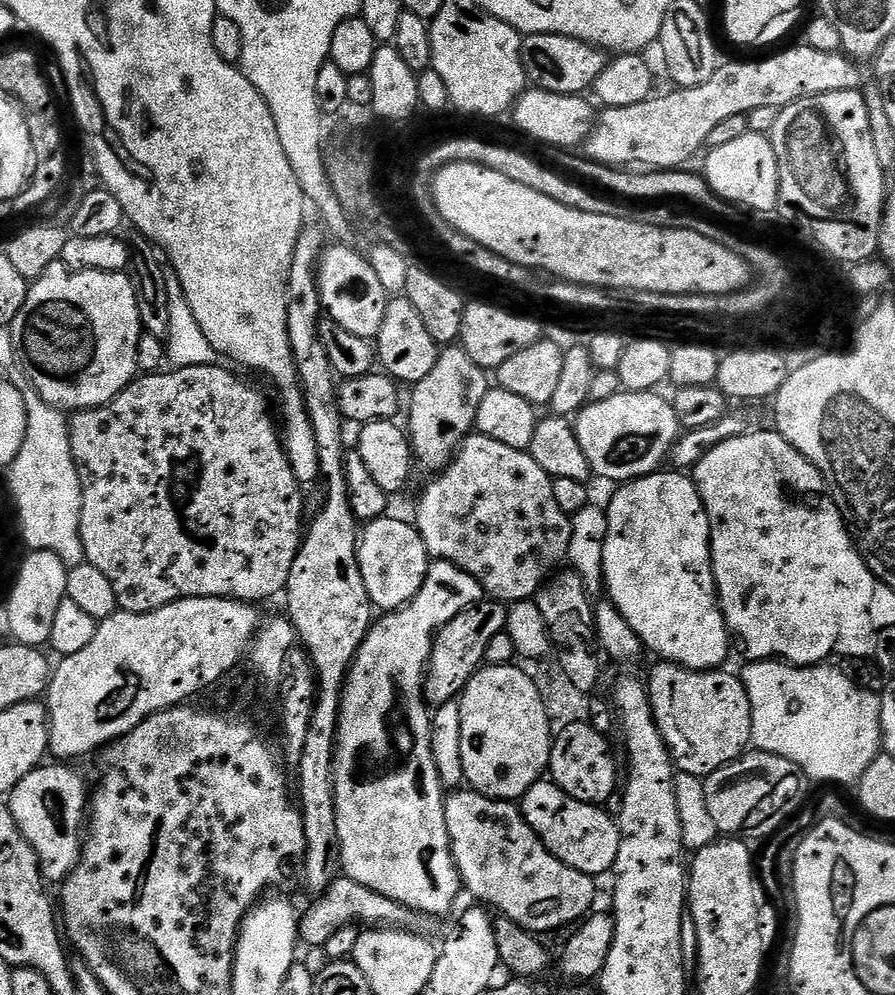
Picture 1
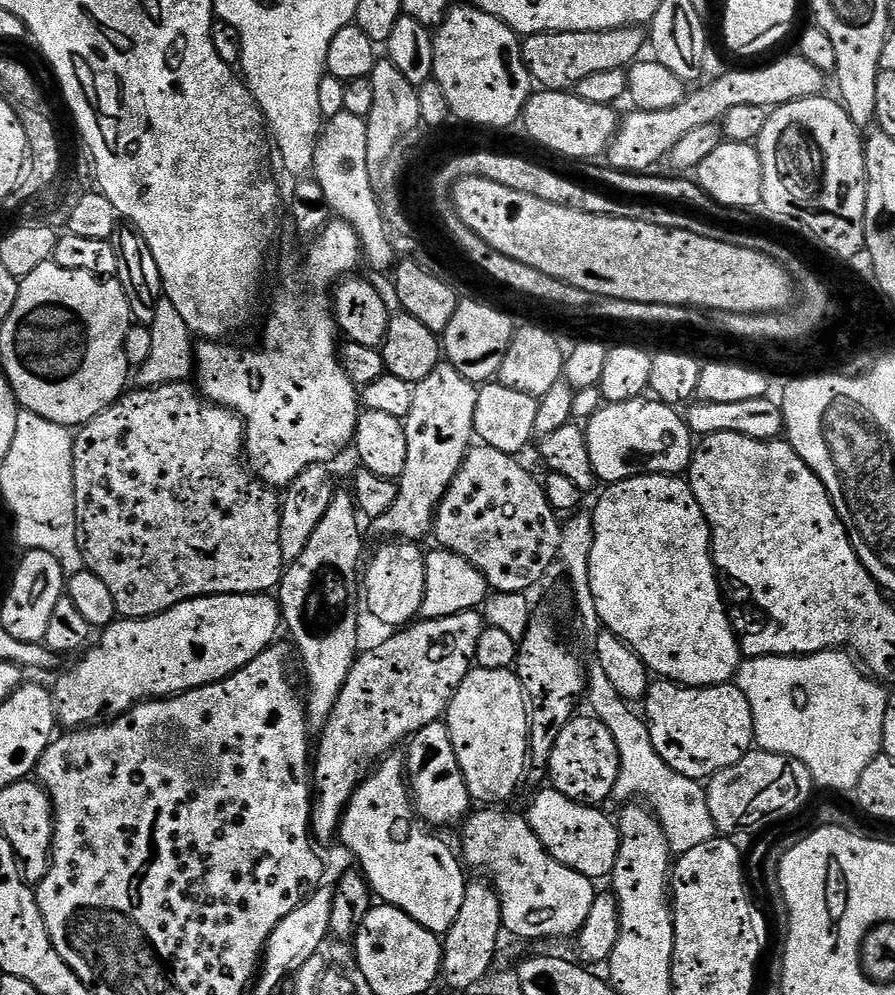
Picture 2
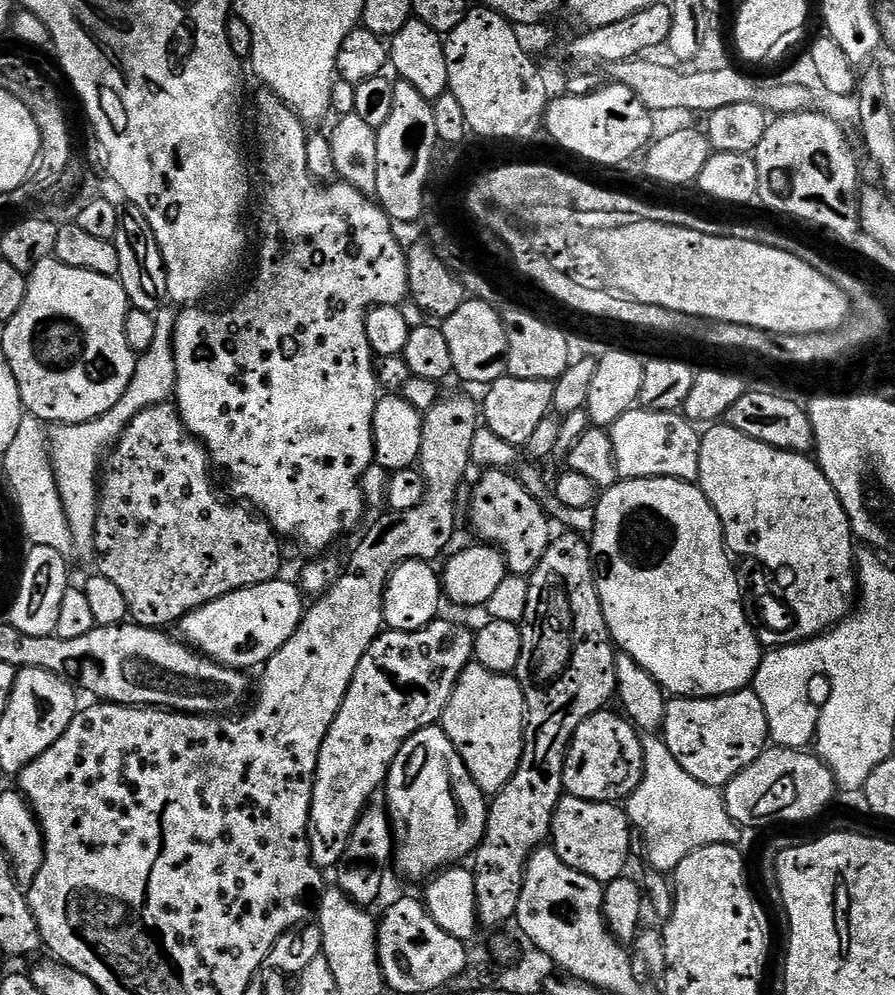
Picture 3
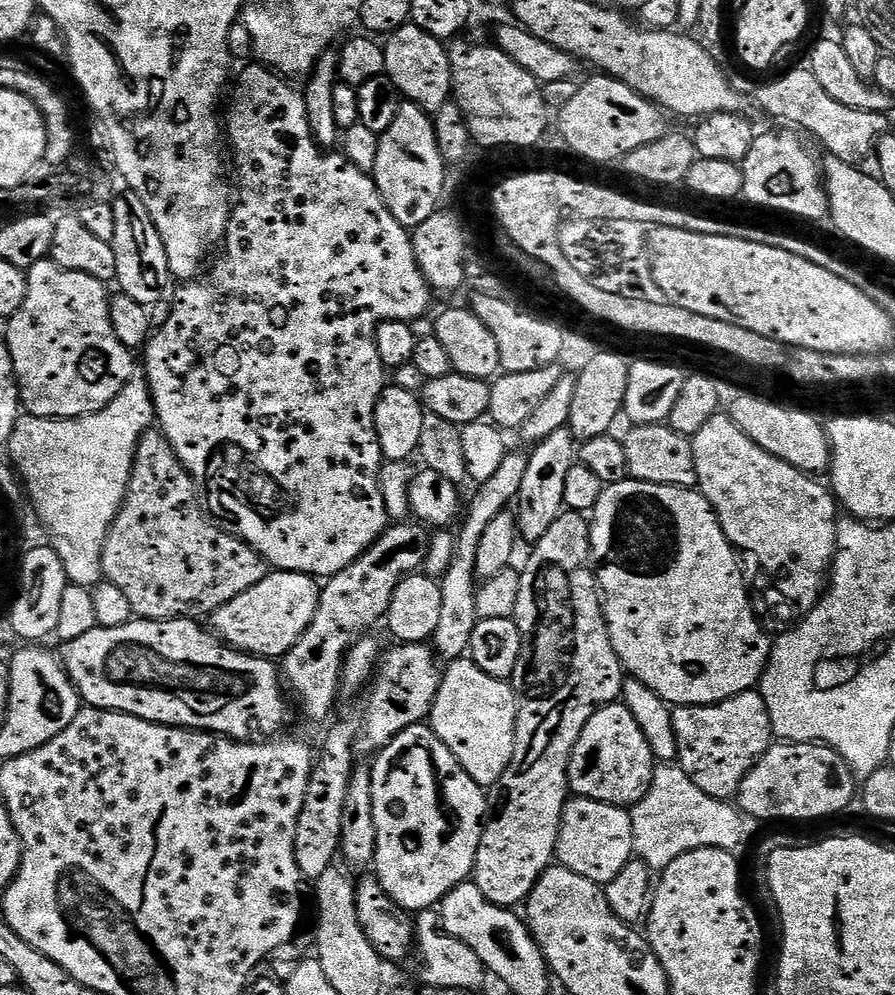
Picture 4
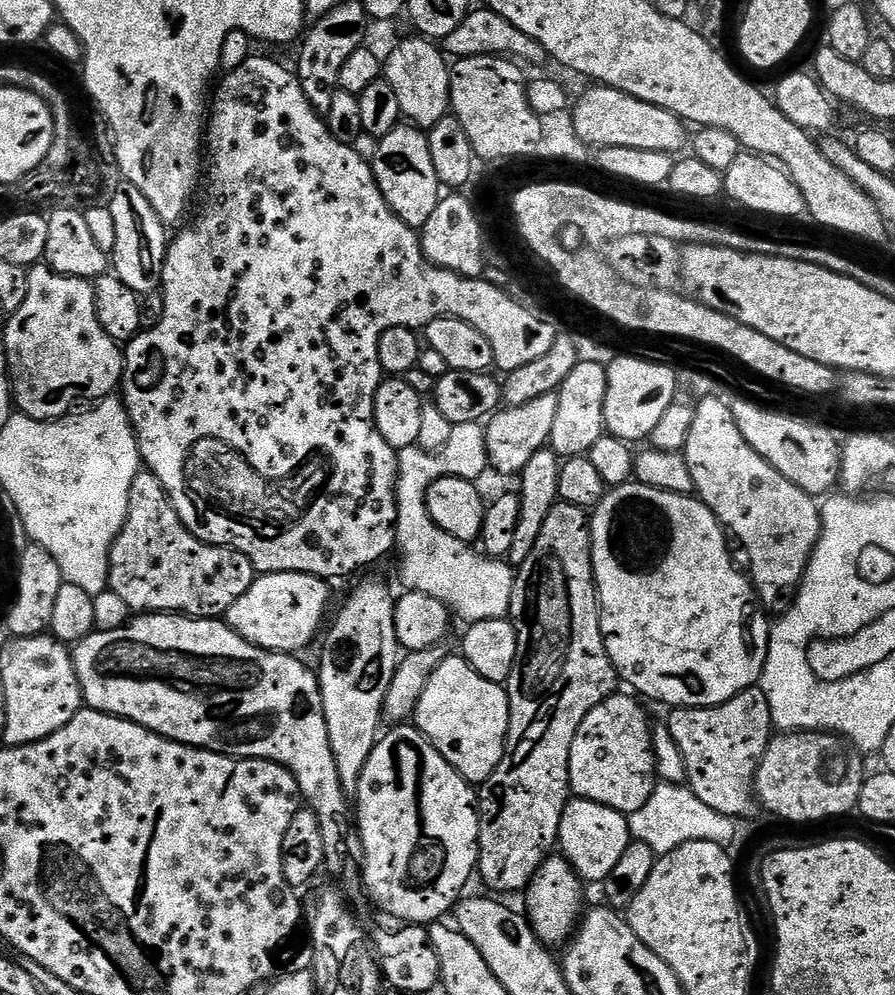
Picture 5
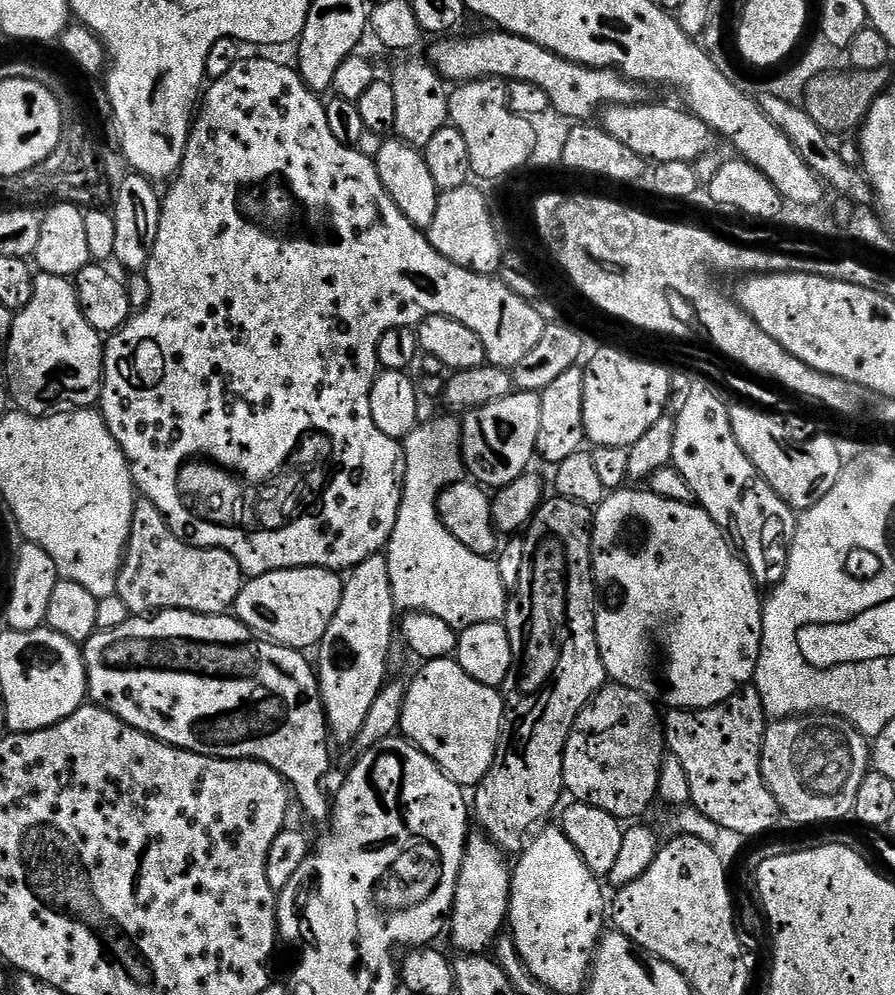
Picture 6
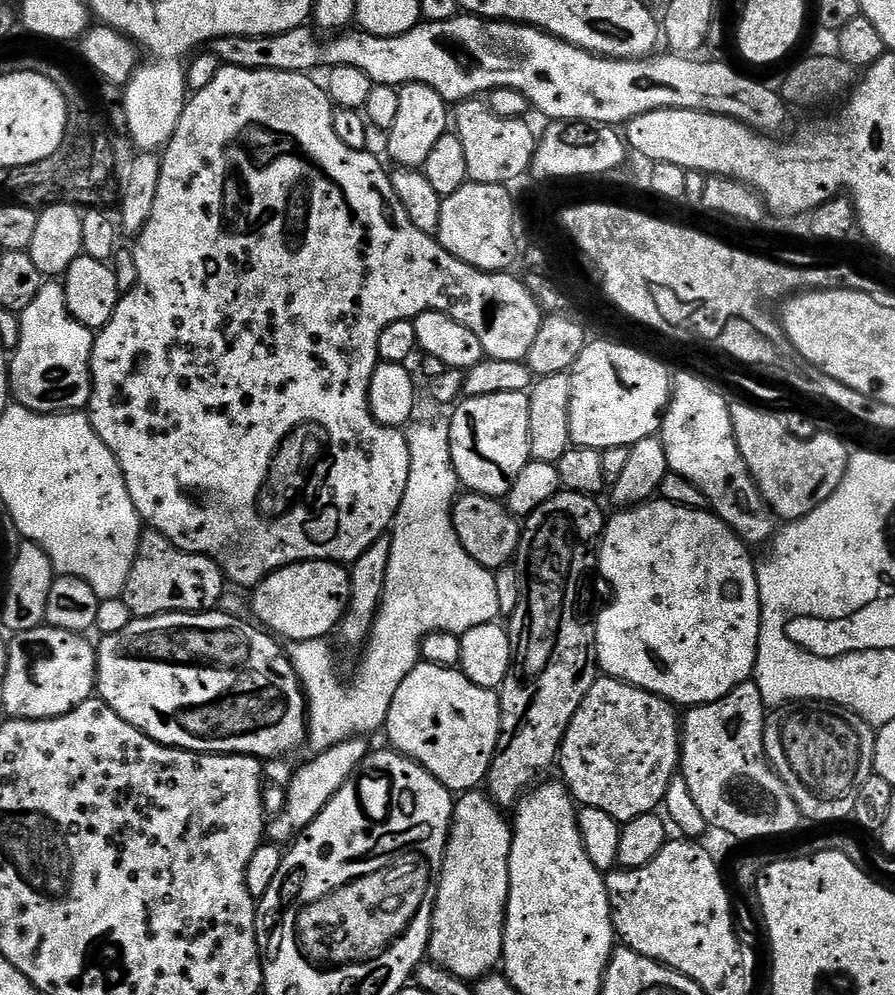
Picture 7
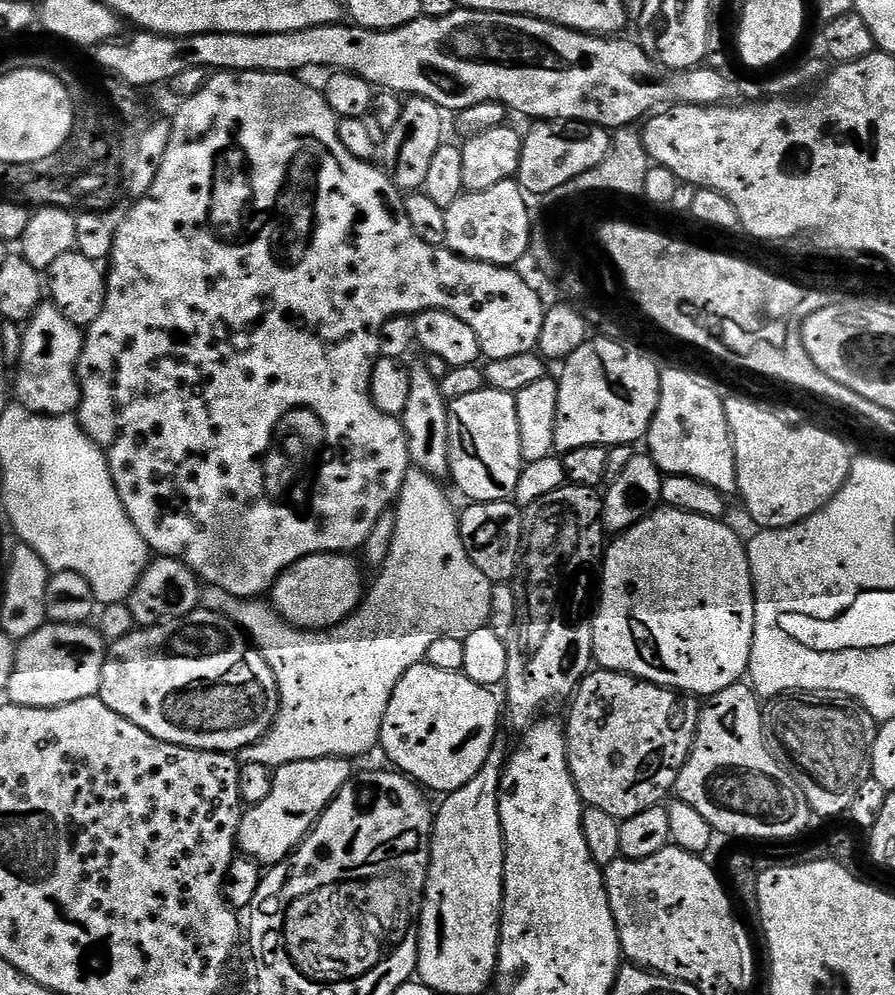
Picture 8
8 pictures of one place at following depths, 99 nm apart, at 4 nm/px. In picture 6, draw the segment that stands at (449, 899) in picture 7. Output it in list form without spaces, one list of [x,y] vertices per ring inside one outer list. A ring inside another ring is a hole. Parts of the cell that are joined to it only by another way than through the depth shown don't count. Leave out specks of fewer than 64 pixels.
[[[472,834],[464,847],[462,870],[458,874],[458,886],[450,913],[452,944],[460,954],[484,954],[495,945],[500,932],[505,931],[508,903],[512,893],[512,873],[505,853],[484,834]],[[500,932],[500,933],[499,933]],[[488,948],[488,949],[487,949]]]

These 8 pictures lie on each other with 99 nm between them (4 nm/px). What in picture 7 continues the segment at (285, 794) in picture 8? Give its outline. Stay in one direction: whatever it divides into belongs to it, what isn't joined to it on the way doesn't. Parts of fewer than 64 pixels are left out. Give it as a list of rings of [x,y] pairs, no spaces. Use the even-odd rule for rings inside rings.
[[[364,738],[347,740],[330,750],[313,755],[309,764],[304,764],[292,776],[292,781],[288,784],[288,805],[284,808],[284,813],[276,821],[269,823],[266,828],[267,835],[273,841],[291,841],[293,837],[304,831],[318,814],[334,798],[338,790],[342,790],[344,783],[354,774],[356,767],[366,759],[370,751],[369,741]]]

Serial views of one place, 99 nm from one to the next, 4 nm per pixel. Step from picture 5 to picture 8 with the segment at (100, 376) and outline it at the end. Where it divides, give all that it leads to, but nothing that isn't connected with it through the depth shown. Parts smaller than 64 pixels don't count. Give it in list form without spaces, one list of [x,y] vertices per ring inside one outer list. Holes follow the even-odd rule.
[[[45,302],[40,309],[32,315],[22,332],[21,360],[14,369],[14,396],[22,406],[26,406],[31,412],[37,412],[43,416],[71,416],[80,406],[80,378],[78,369],[80,355],[84,349],[85,333],[77,328],[56,309],[56,305]]]

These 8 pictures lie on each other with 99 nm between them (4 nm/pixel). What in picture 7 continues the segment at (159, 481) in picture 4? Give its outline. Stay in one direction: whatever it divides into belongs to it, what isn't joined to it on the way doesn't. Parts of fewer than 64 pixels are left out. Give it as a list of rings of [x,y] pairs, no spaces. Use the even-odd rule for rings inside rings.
[[[161,532],[140,533],[140,551],[126,578],[123,599],[133,617],[161,616],[163,612],[211,612],[226,595],[224,572],[208,556],[183,552]]]

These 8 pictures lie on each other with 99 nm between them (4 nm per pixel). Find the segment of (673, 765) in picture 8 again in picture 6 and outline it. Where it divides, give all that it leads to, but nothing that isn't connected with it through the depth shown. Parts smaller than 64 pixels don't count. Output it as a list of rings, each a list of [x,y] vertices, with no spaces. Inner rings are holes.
[[[608,682],[577,714],[564,747],[564,786],[573,801],[598,806],[598,810],[606,810],[606,814],[615,816],[621,822],[643,817],[640,815],[651,806],[652,799],[657,799],[660,767],[666,755],[662,716],[656,713],[652,704],[655,703],[644,693],[625,684]]]

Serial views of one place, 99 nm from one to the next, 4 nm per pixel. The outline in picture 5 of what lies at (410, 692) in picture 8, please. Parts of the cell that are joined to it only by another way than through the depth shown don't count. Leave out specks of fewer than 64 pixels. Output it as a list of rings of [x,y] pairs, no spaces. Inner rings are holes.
[[[449,654],[442,662],[442,666],[438,666],[438,670],[434,670],[434,674],[430,674],[430,678],[426,682],[426,690],[422,690],[422,698],[418,698],[418,706],[414,717],[415,727],[420,729],[420,733],[436,747],[438,754],[442,754],[442,758],[446,758],[446,762],[450,762],[450,766],[454,766],[454,770],[458,770],[458,774],[462,774],[462,778],[473,786],[485,784],[494,774],[494,770],[498,766],[498,762],[502,762],[504,757],[504,743],[508,741],[508,723],[510,722],[510,706],[508,705],[508,689],[505,685],[495,684],[486,678],[482,678],[482,674],[478,674],[478,670],[474,670],[460,654]]]

